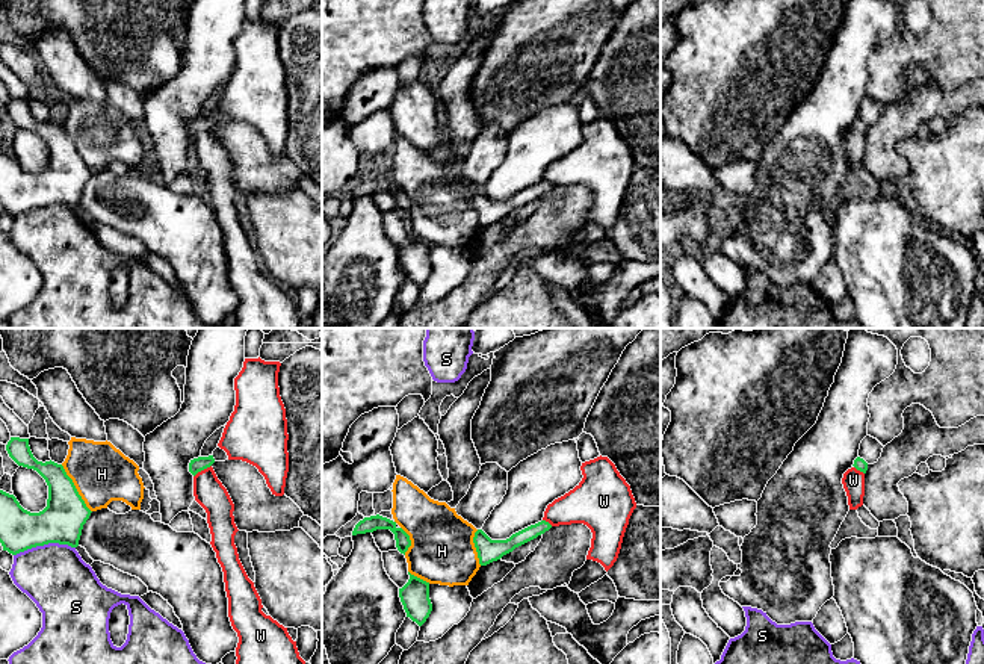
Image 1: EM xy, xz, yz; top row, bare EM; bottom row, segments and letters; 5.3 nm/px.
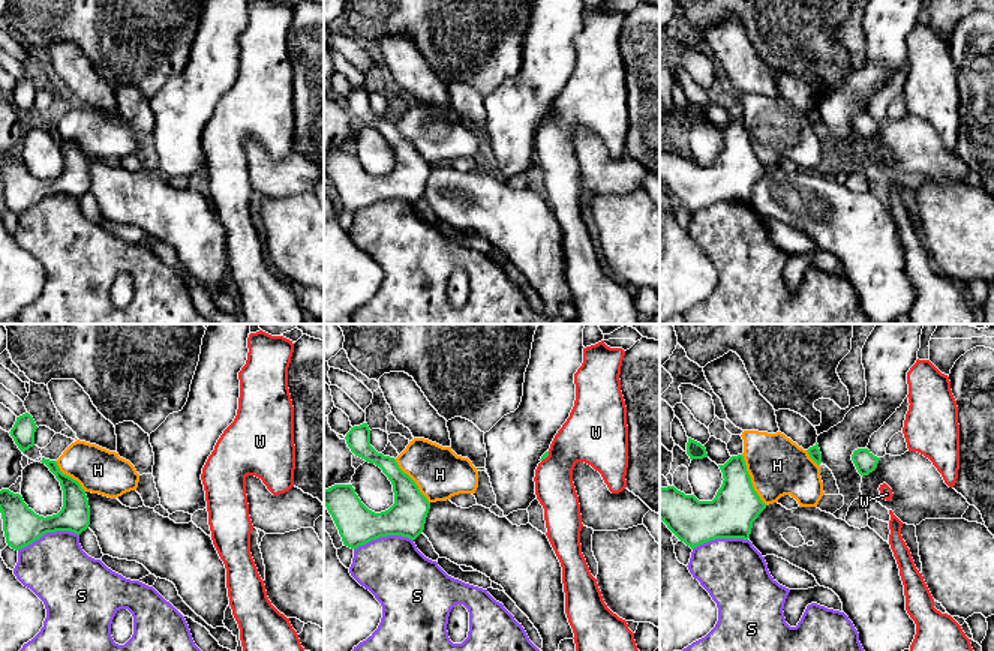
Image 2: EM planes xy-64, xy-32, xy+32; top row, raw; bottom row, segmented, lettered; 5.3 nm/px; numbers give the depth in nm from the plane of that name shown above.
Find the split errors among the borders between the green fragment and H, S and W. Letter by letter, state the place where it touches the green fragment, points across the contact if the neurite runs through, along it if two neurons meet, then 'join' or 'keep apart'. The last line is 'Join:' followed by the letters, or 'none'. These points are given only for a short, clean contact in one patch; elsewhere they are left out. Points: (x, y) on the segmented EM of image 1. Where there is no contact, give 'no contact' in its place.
H: meets green in xy at (76, 489); keep apart
S: meets green in xy at (44, 543); keep apart
W: meets green in xy at (201, 469); border along xy (210, 465), (194, 477); keep apart
Join: none

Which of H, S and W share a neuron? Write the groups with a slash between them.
H / S / W

